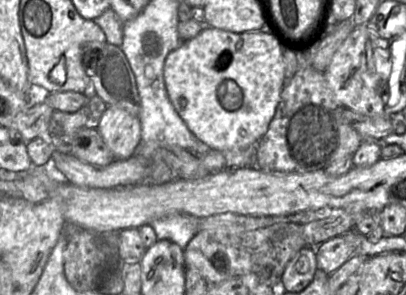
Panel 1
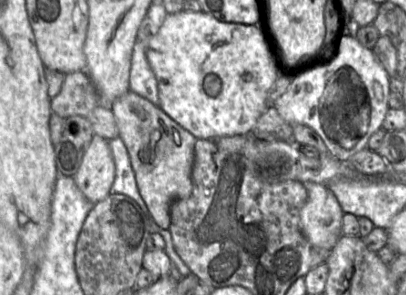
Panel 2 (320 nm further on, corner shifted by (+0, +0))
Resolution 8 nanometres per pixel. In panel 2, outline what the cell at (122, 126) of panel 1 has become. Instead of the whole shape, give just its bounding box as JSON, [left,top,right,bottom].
[72,134,115,205]

